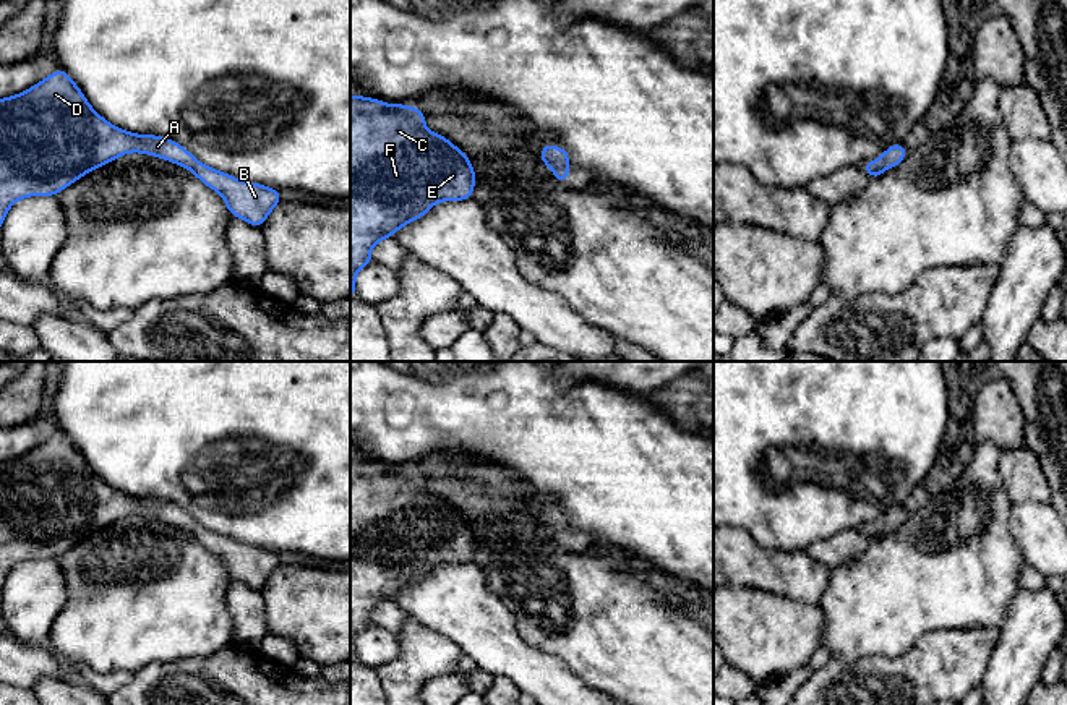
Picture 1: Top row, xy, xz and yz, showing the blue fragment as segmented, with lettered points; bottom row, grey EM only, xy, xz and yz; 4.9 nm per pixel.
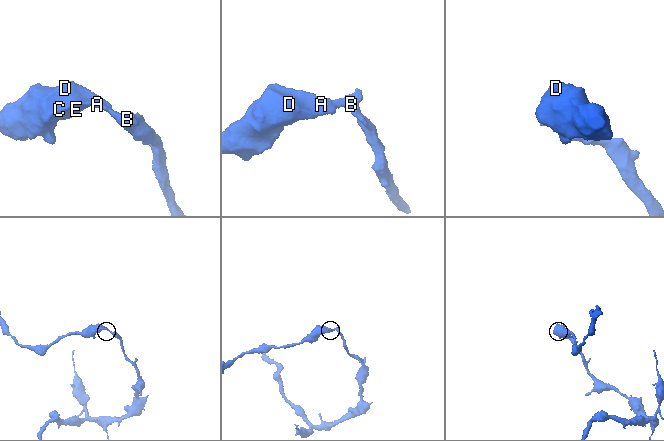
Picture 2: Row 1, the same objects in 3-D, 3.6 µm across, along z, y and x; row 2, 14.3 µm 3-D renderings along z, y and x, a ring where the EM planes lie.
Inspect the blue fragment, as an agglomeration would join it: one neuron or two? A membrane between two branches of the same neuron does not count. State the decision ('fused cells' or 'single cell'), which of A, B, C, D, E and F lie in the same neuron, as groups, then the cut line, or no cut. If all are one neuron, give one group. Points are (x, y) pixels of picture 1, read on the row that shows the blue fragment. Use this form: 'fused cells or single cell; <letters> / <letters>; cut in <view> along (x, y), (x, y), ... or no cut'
single cell; A B C D E F; no cut

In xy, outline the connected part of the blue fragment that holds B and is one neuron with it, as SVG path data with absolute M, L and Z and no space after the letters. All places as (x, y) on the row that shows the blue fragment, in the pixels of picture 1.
M57 66L32 88L0 99L0 229L18 199L57 196L83 175L130 152L191 170L222 196L232 217L258 229L282 201L281 190L216 170L174 139L114 126Z

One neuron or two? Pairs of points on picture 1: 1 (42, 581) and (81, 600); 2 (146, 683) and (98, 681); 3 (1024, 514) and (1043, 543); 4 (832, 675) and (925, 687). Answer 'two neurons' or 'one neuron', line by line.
1: two neurons
2: two neurons
3: one neuron
4: one neuron

